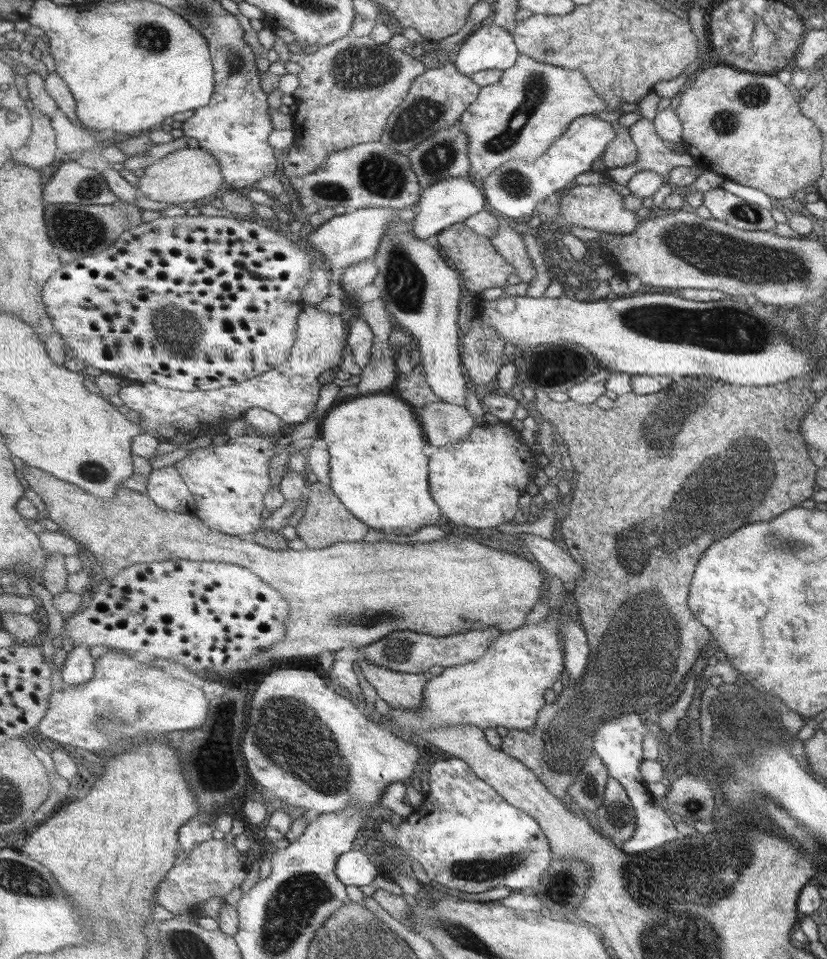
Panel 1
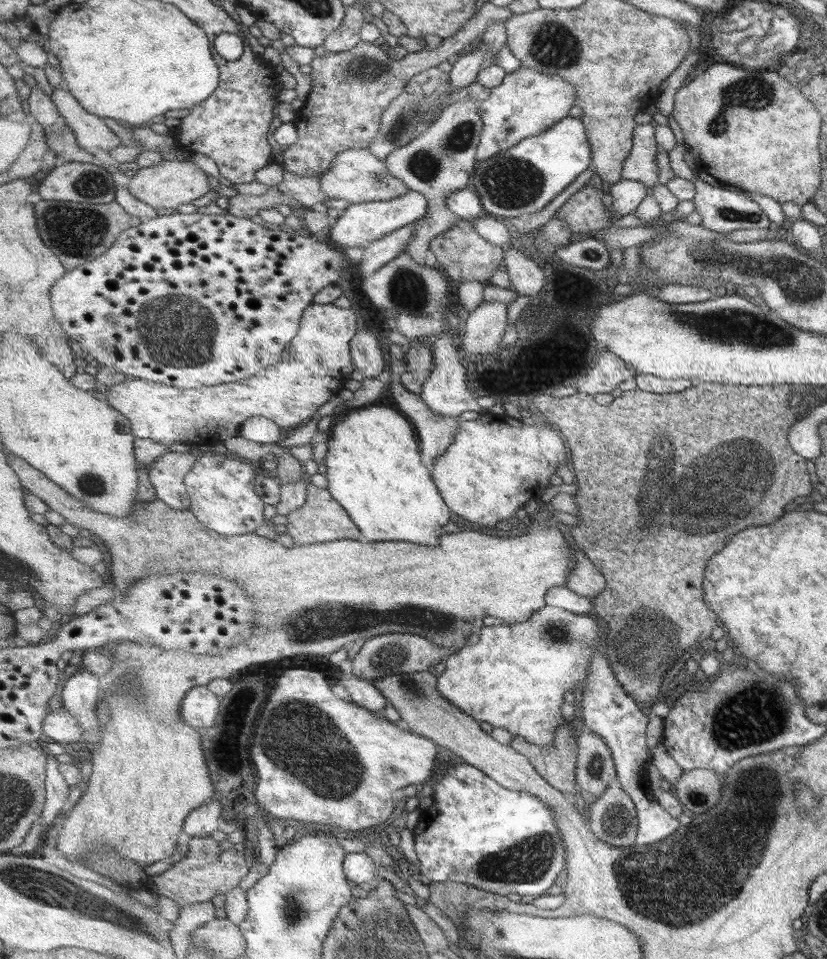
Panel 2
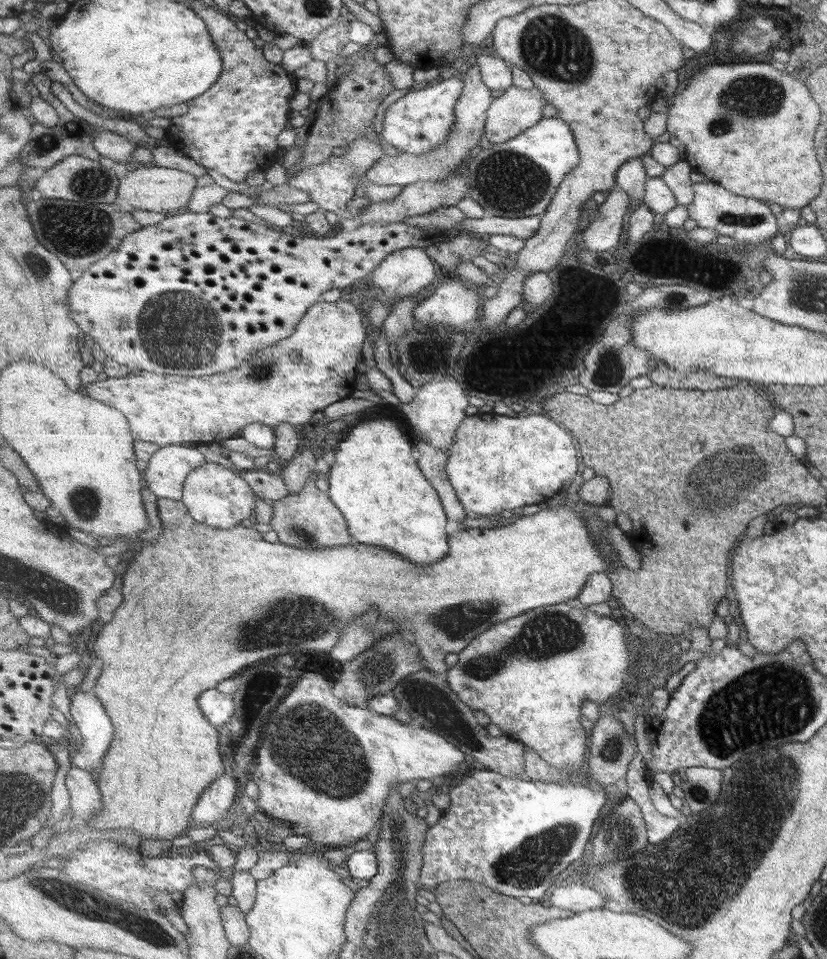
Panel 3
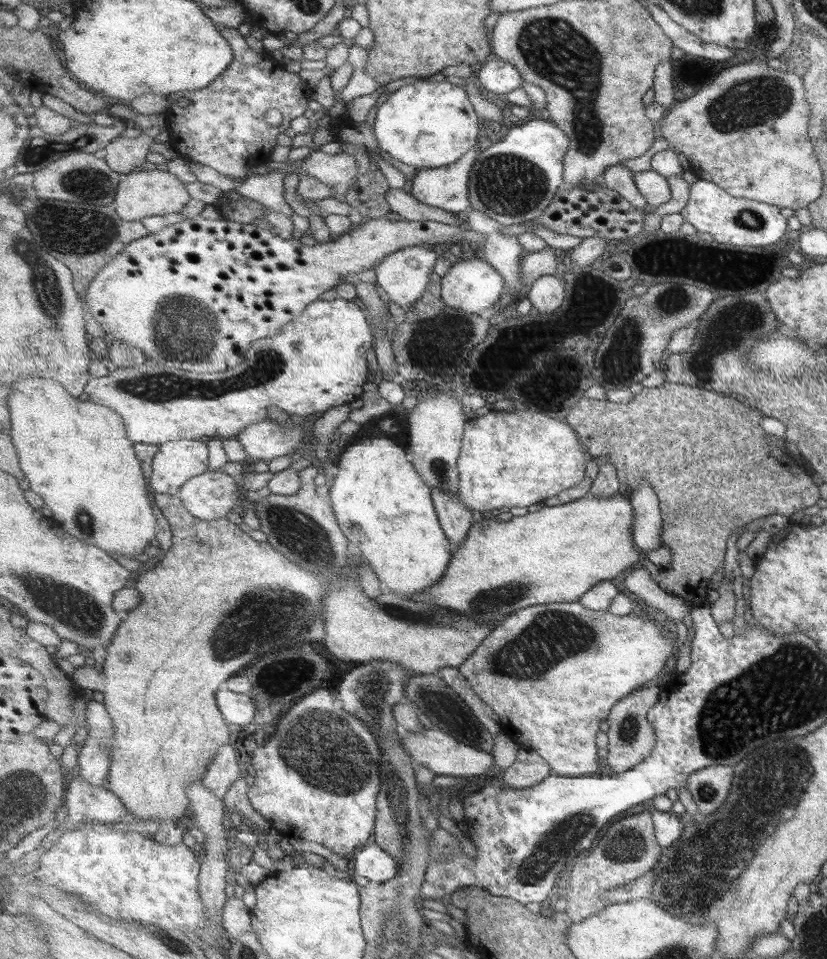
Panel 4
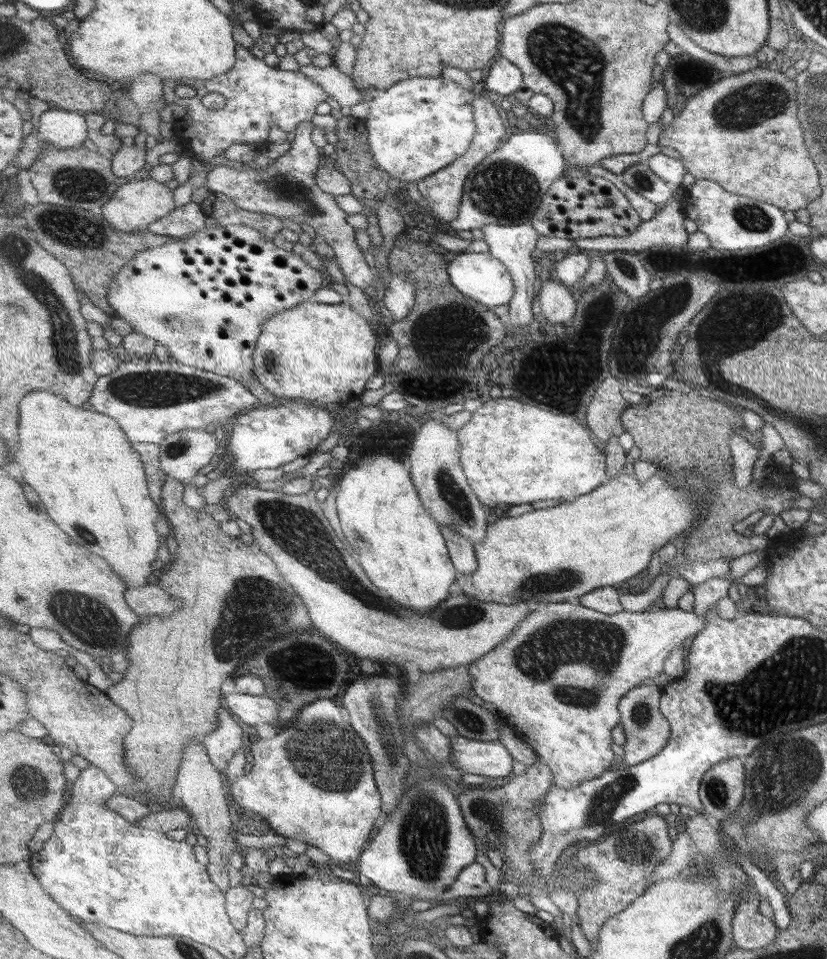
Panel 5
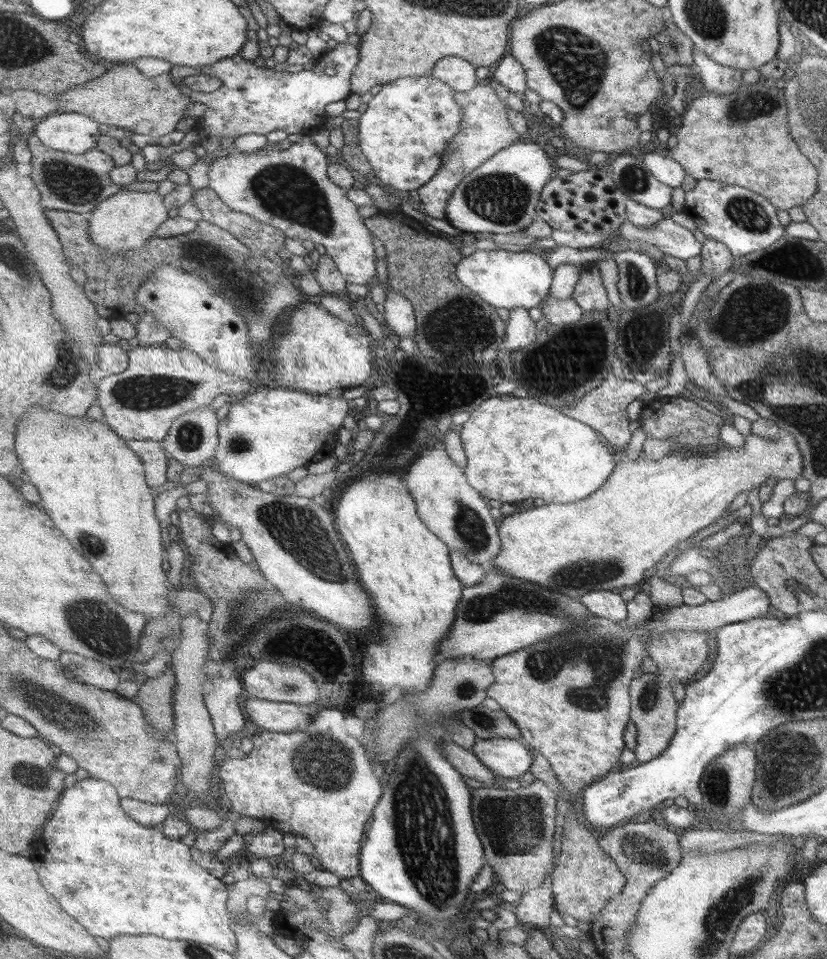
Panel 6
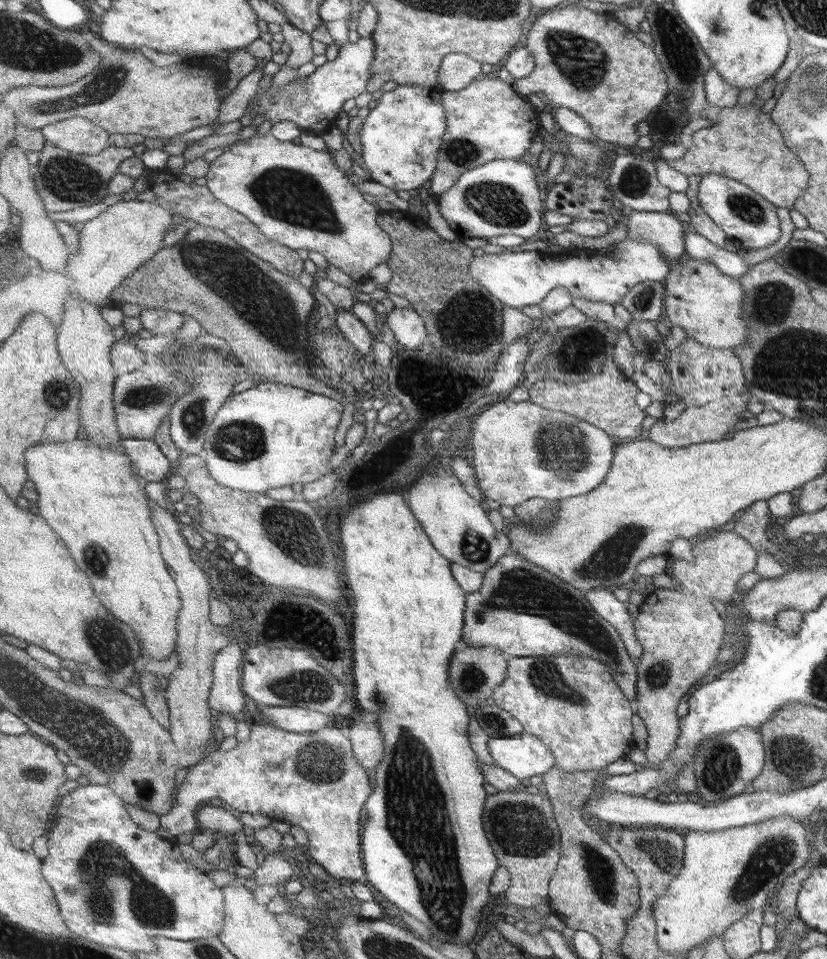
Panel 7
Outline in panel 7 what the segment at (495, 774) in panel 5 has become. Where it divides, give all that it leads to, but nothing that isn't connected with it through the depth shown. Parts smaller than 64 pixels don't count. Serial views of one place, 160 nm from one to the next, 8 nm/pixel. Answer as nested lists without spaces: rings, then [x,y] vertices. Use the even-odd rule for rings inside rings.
[[[527,732],[511,738],[490,738],[487,745],[495,764],[511,772],[513,776],[516,776],[521,781],[526,781],[531,776],[542,777],[557,764],[550,748],[541,739]]]

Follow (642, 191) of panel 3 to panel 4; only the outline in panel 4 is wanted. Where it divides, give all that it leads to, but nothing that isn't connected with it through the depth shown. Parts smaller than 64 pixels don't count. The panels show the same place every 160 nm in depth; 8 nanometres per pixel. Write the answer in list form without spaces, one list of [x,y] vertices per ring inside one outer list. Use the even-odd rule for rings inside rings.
[[[625,165],[608,167],[603,176],[603,182],[626,198],[633,206],[643,211],[647,206],[647,199],[641,194],[636,183],[635,172]]]

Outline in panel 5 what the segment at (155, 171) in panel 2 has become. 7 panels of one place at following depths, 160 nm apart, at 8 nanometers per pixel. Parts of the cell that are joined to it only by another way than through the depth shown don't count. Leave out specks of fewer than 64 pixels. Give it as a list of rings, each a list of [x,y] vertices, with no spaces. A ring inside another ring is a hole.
[[[131,179],[115,193],[115,196],[102,207],[101,212],[105,220],[121,234],[131,234],[139,229],[151,226],[153,222],[169,216],[173,210],[177,209],[175,202],[175,191],[167,188],[165,184],[153,179]]]

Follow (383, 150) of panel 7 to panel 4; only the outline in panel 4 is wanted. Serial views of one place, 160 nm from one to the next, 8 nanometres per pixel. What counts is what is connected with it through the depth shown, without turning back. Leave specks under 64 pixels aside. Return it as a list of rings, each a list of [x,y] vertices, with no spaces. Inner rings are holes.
[[[419,80],[411,85],[403,86],[391,93],[376,112],[374,121],[375,134],[379,144],[399,162],[411,165],[419,172],[423,169],[444,167],[457,162],[473,149],[482,138],[484,122],[475,114],[475,108],[465,92],[465,88],[451,84],[449,81],[430,83]]]

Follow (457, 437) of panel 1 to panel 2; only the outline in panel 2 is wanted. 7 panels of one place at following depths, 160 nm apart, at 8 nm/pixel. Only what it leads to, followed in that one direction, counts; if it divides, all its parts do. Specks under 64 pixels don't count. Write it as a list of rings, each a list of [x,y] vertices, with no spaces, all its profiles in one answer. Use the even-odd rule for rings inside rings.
[[[393,373],[388,374],[388,377],[392,397],[417,430],[425,460],[431,462],[438,456],[444,455],[444,452],[456,441],[460,429],[459,417],[437,414],[421,395],[407,390],[399,377]]]

